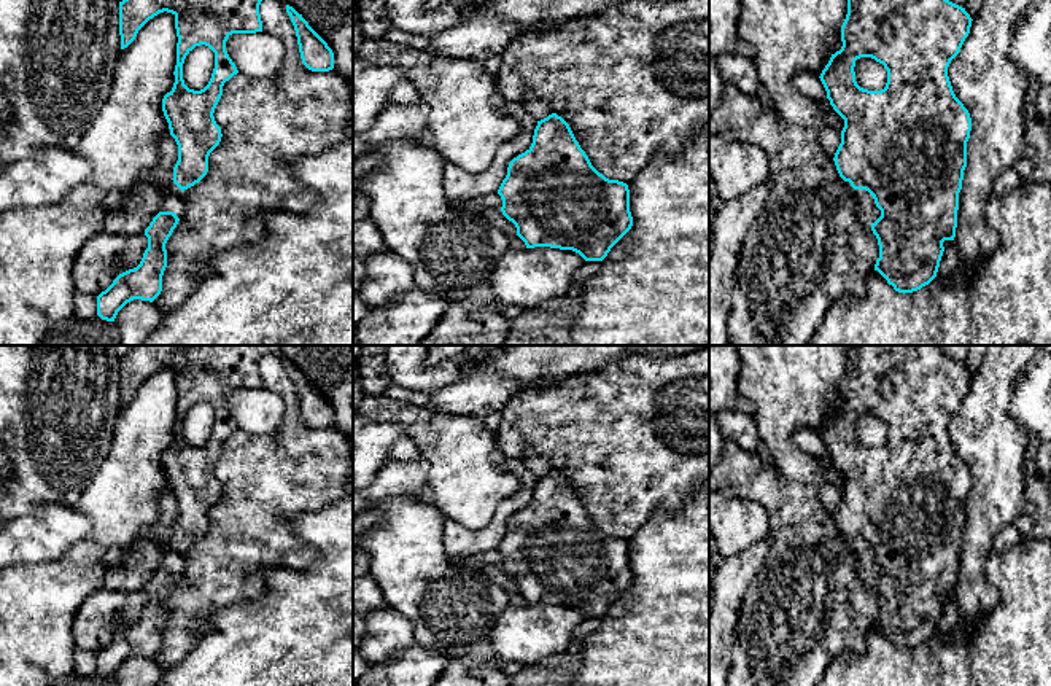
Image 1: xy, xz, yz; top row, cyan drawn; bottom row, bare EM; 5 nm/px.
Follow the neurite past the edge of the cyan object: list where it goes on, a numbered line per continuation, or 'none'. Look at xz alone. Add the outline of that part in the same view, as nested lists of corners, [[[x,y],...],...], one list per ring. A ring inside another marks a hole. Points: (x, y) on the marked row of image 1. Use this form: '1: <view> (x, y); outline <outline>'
none

